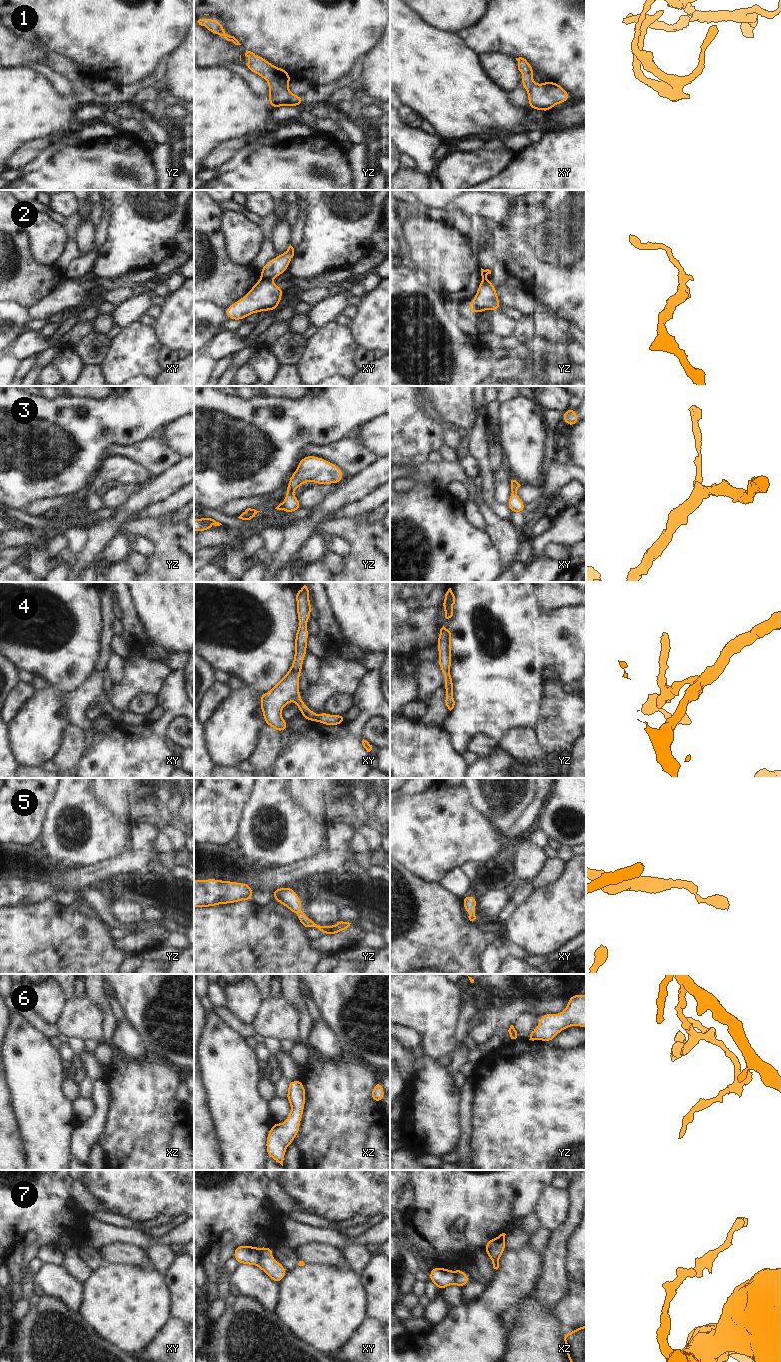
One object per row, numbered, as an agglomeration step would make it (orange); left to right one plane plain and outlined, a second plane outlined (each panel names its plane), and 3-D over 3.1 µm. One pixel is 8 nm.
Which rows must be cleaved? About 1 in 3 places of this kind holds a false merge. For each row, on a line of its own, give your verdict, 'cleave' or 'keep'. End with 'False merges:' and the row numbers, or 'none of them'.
1: keep
2: cleave
3: keep
4: keep
5: keep
6: keep
7: cleave
False merges: 2, 7

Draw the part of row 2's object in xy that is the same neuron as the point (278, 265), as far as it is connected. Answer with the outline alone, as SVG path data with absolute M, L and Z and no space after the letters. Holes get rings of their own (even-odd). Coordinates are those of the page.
M290 245L281 255L277 255L270 261L267 261L260 271L261 279L271 281L288 270L291 259L294 256L294 248Z

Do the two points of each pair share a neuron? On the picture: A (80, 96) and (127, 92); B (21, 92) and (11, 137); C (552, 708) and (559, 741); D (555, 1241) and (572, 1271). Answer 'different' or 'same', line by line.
A: same
B: same
C: same
D: different

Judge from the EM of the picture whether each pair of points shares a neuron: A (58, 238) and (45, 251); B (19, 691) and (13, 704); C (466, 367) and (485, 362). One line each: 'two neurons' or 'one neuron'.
A: one neuron
B: one neuron
C: one neuron

